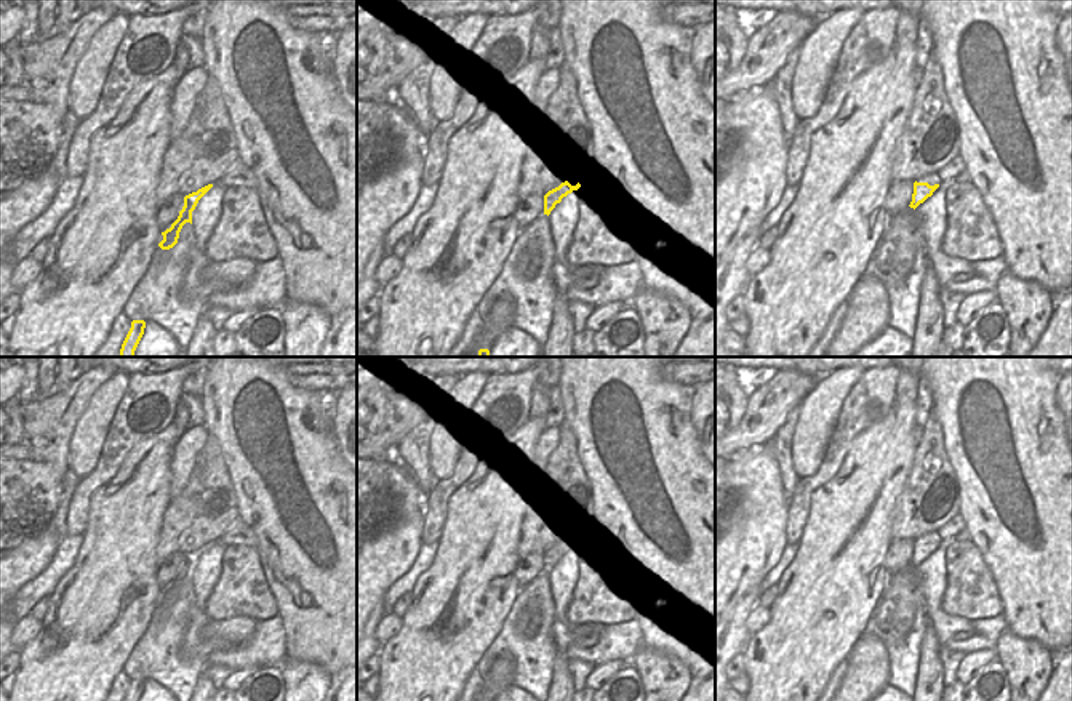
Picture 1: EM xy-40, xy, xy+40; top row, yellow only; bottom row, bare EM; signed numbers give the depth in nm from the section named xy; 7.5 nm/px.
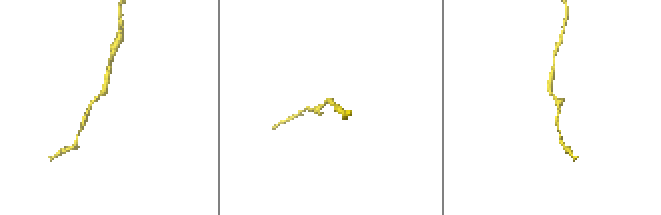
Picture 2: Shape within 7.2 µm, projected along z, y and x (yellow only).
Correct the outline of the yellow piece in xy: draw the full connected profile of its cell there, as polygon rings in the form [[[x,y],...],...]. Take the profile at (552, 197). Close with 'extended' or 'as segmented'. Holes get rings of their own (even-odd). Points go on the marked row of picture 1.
[[[568,181],[562,182],[558,187],[549,190],[544,195],[544,214],[550,214],[550,211],[555,208],[557,203],[562,202],[563,197],[571,194],[573,190],[578,190],[581,184],[571,186]]]; as segmented

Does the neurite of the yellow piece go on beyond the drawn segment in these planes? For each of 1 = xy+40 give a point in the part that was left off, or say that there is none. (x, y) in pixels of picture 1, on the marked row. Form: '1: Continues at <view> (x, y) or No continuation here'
1: No continuation here

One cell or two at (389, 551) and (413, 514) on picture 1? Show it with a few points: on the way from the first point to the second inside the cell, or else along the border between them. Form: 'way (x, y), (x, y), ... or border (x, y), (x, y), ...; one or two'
way (399, 541), (405, 533), (407, 524); one

